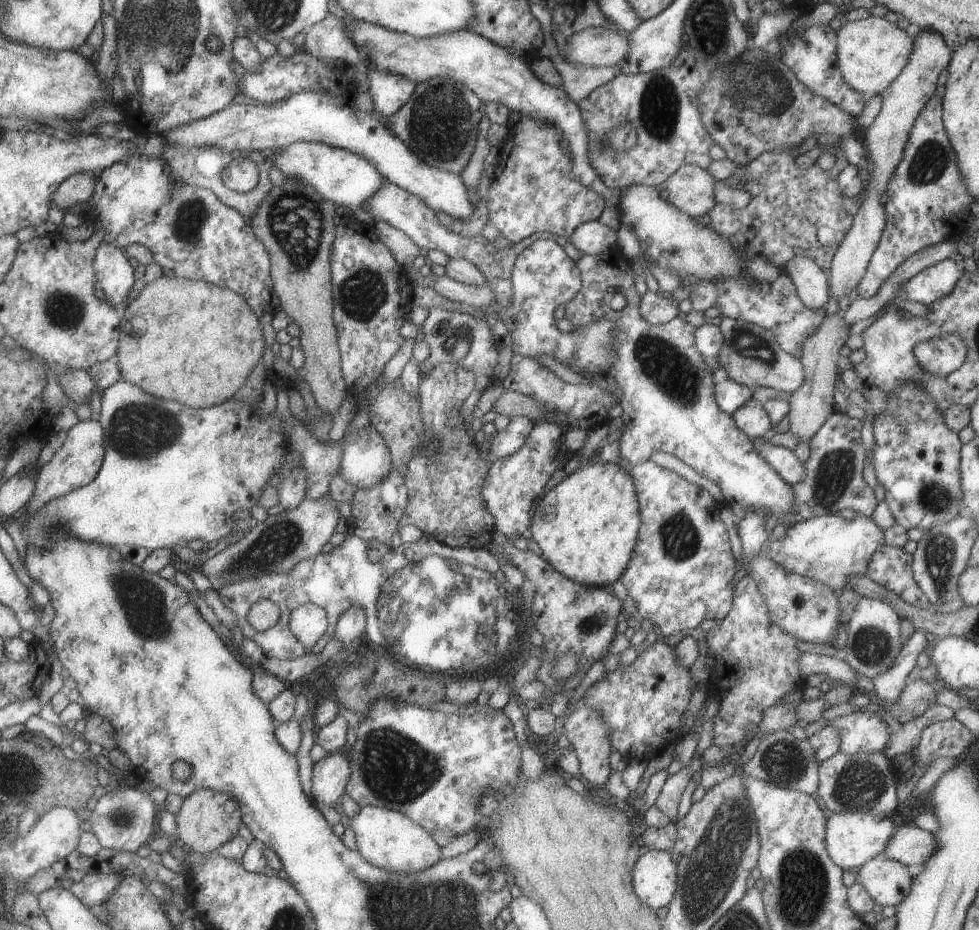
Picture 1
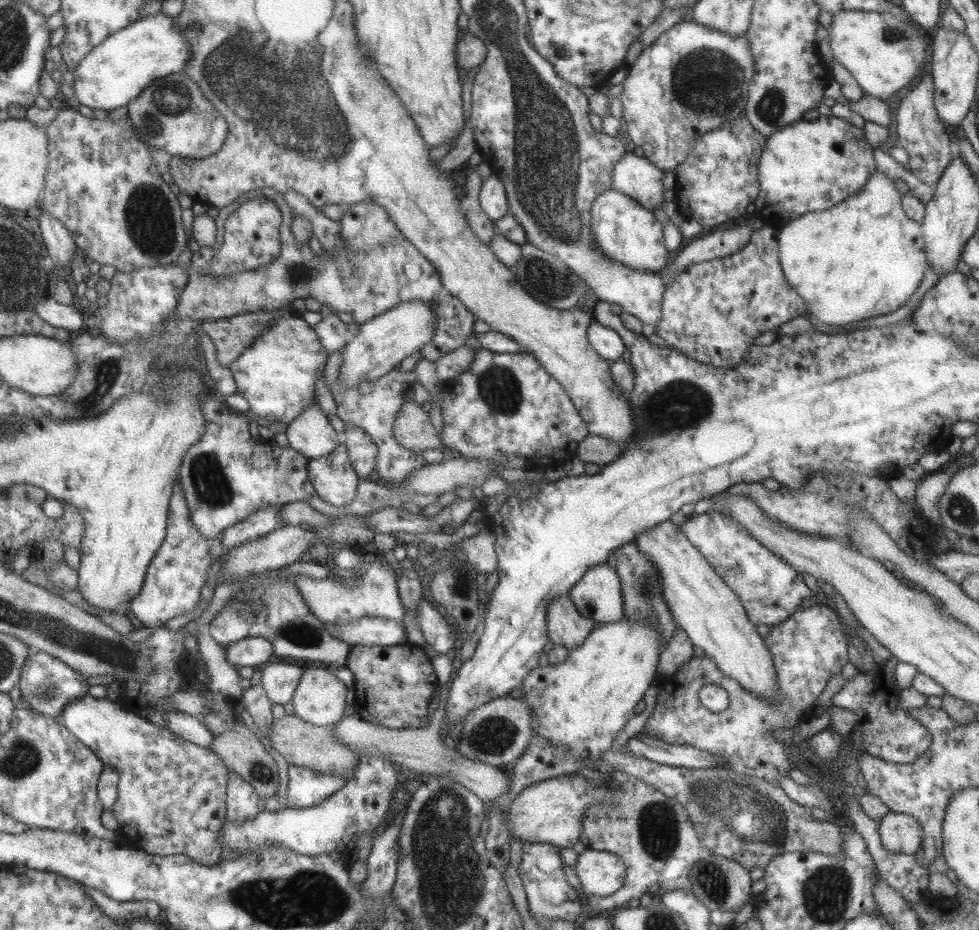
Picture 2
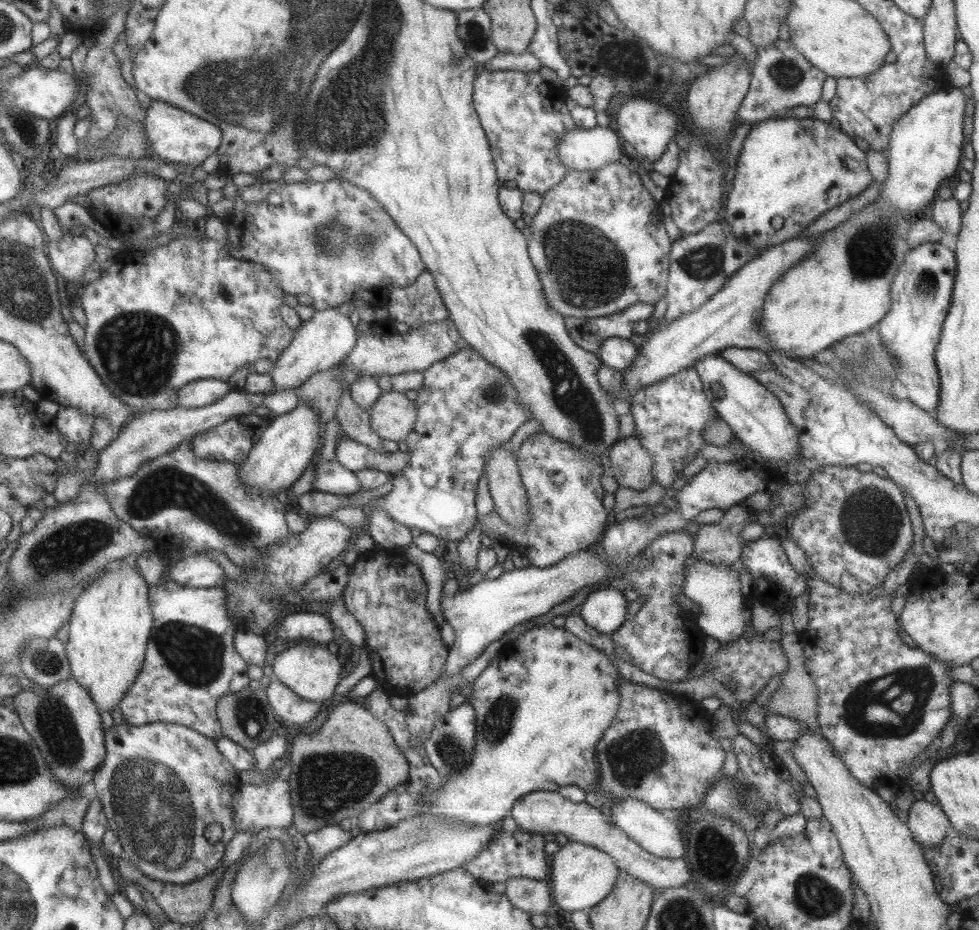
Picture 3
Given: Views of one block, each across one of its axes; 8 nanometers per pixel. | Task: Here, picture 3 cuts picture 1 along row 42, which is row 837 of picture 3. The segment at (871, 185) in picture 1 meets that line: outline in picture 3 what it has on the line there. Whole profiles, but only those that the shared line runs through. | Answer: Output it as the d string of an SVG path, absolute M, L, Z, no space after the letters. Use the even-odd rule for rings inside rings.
M926 799L913 802L907 825L912 836L924 849L940 847L951 828L951 822L942 807Z

